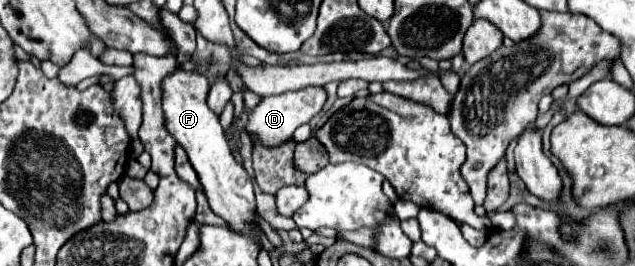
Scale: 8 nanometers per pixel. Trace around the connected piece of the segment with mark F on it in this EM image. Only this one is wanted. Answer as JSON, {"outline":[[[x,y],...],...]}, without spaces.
{"outline":[[[177,67],[173,73],[169,73],[163,79],[161,89],[163,89],[161,107],[163,107],[163,117],[165,117],[165,129],[169,131],[171,137],[175,137],[175,141],[189,155],[189,161],[199,175],[199,181],[203,185],[203,191],[207,195],[211,209],[217,215],[221,215],[233,231],[257,237],[249,229],[249,223],[257,221],[253,183],[251,183],[251,177],[247,175],[247,171],[235,161],[235,157],[227,145],[227,139],[223,135],[219,117],[207,105],[207,93],[209,93],[207,77],[201,73],[193,73],[193,71],[185,71],[185,69]]]}

